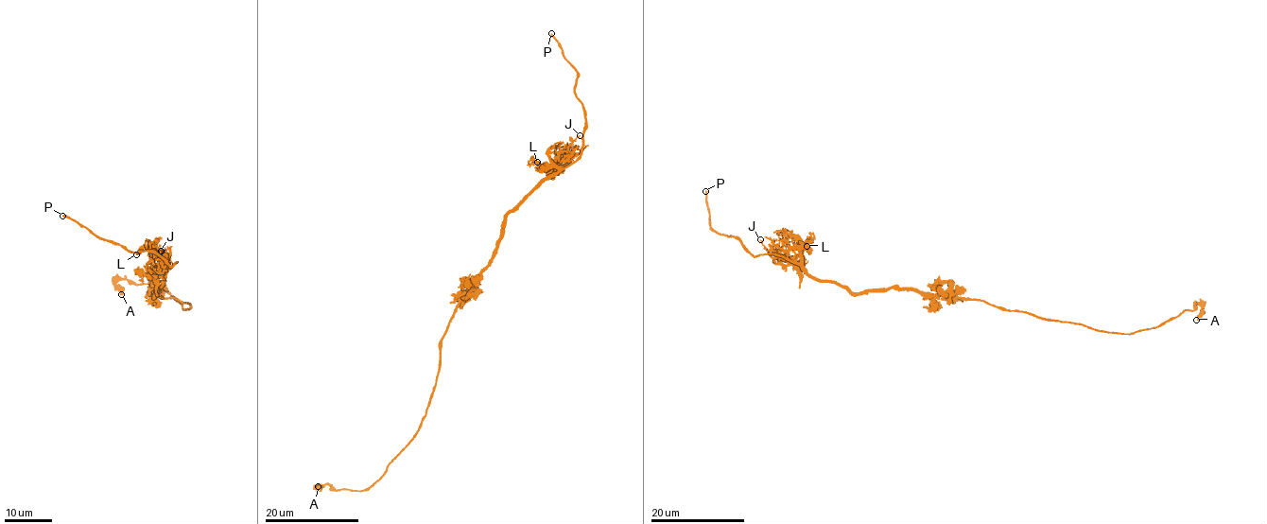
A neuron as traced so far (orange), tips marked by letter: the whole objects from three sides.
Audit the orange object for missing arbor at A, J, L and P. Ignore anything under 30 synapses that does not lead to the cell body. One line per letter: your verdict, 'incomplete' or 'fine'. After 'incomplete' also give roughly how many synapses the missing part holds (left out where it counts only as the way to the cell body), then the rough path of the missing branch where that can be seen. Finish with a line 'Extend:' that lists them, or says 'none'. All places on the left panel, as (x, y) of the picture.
A: fine
J: fine
L: fine
P: incomplete
Extend: P

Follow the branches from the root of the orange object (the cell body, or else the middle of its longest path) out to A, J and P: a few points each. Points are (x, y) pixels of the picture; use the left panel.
A: (157, 291), (165, 298), (189, 302), (191, 308), (148, 284), (119, 279), (121, 294)
J: (157, 291), (159, 287), (152, 291), (152, 296), (172, 266), (164, 267), (161, 251)
P: (157, 291), (176, 262), (168, 267), (152, 253), (128, 252), (62, 216)

